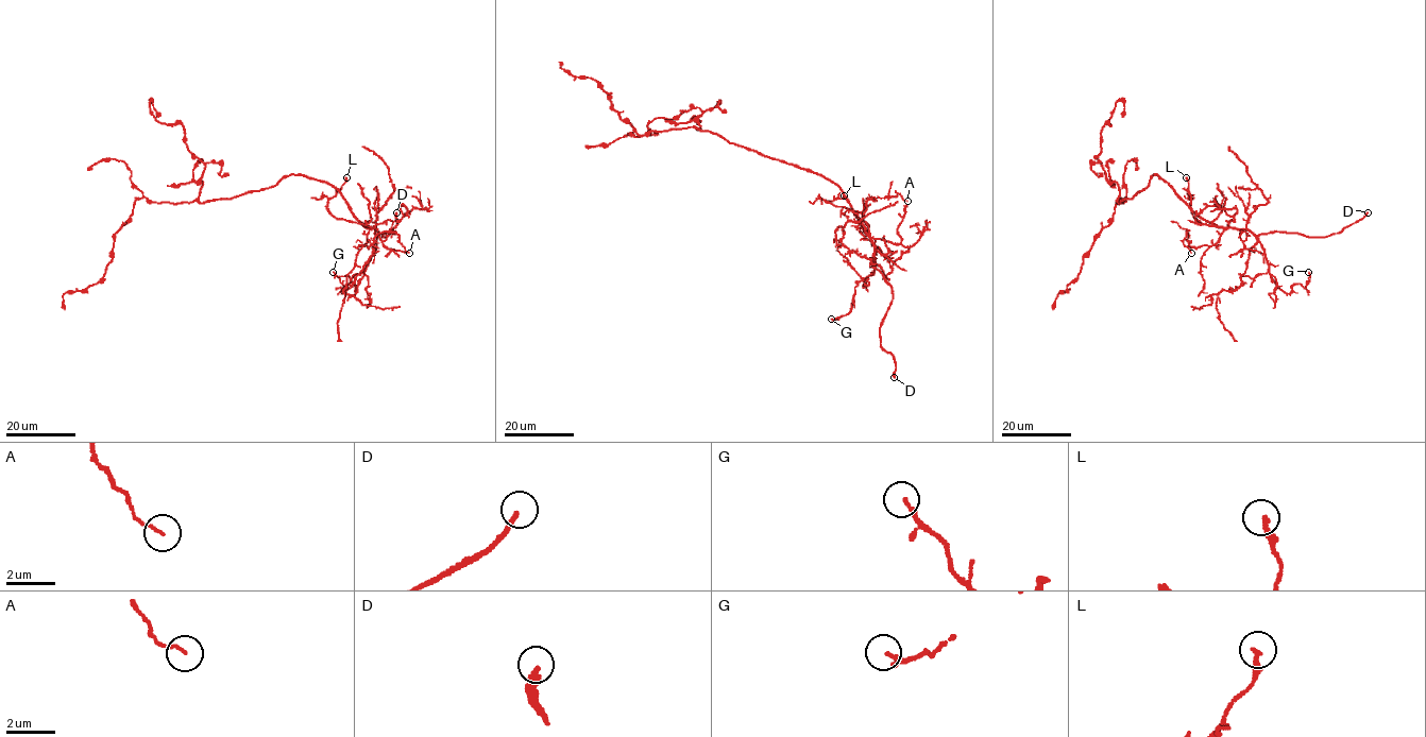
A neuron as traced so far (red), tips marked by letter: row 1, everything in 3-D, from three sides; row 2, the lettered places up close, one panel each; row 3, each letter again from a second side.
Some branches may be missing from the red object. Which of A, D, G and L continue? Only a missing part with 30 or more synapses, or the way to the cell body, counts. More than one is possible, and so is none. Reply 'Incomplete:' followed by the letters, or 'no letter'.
Incomplete: D

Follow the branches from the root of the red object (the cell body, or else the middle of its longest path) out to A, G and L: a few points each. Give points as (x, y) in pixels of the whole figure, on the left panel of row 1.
A: (282, 178), (302, 174), (332, 185), (369, 229), (365, 245), (369, 247), (378, 234), (392, 232), (409, 253)
G: (282, 178), (326, 182), (366, 227), (376, 228), (375, 253), (356, 293), (354, 284), (346, 289), (333, 272)
L: (282, 178), (302, 174), (326, 182), (369, 228), (337, 219), (327, 207), (346, 177)

